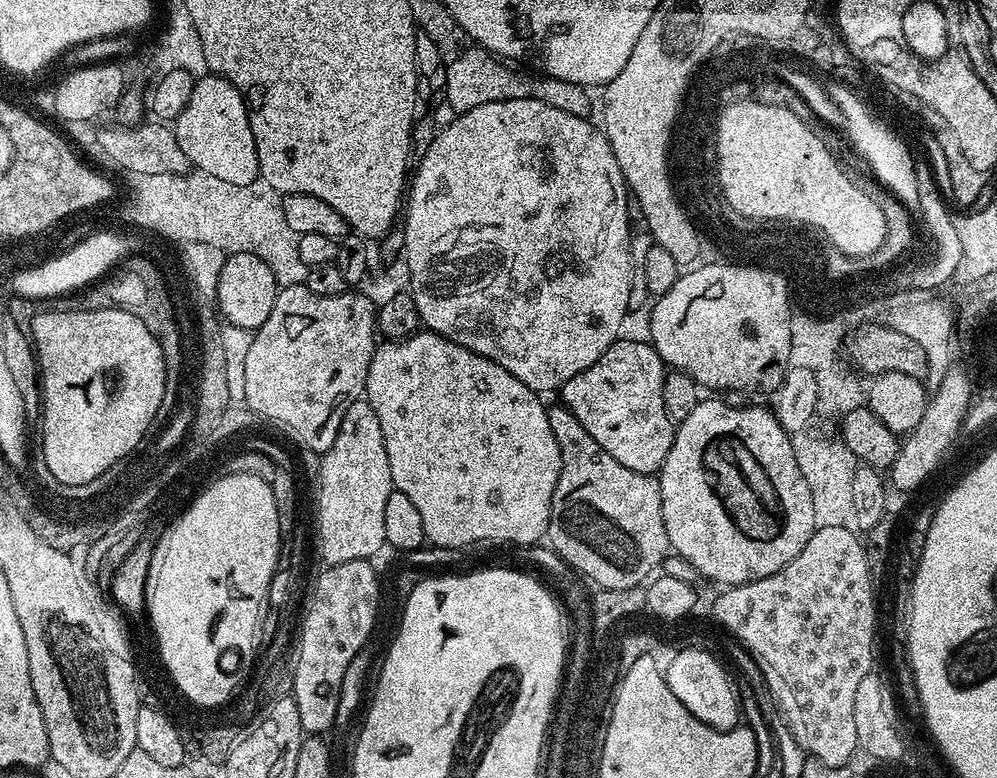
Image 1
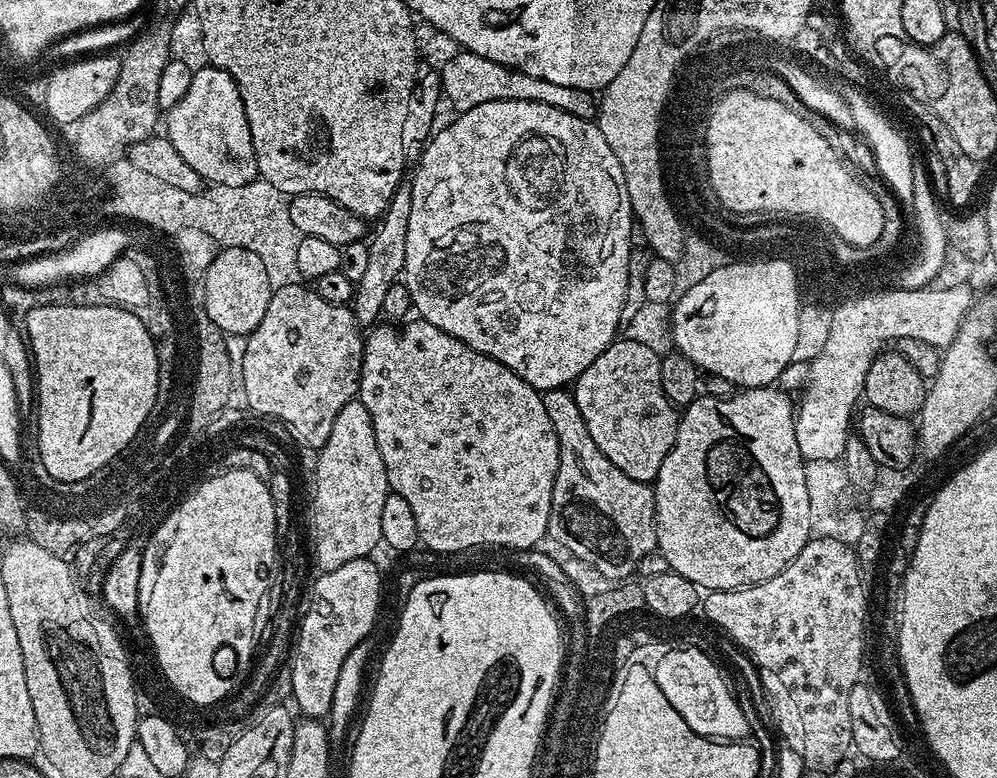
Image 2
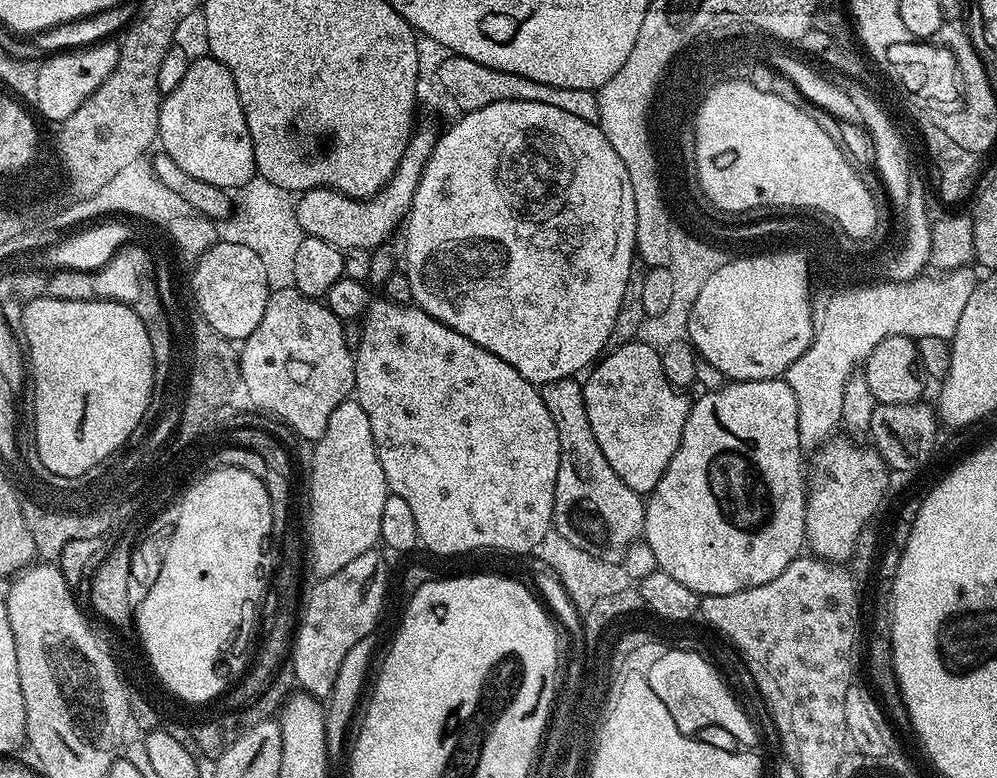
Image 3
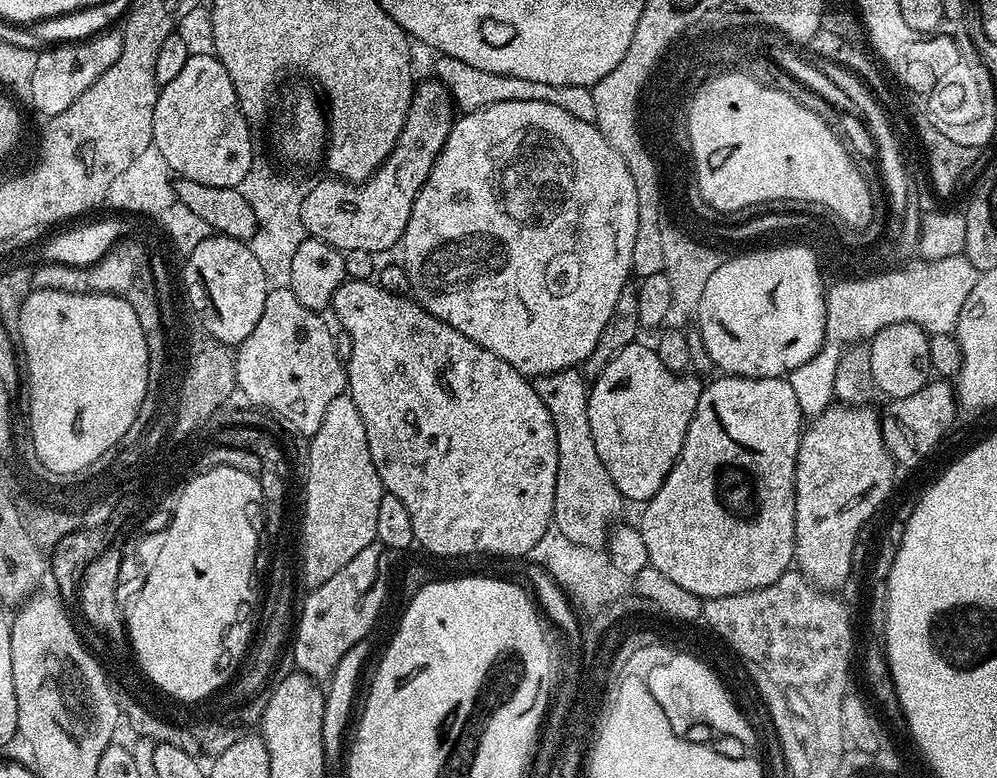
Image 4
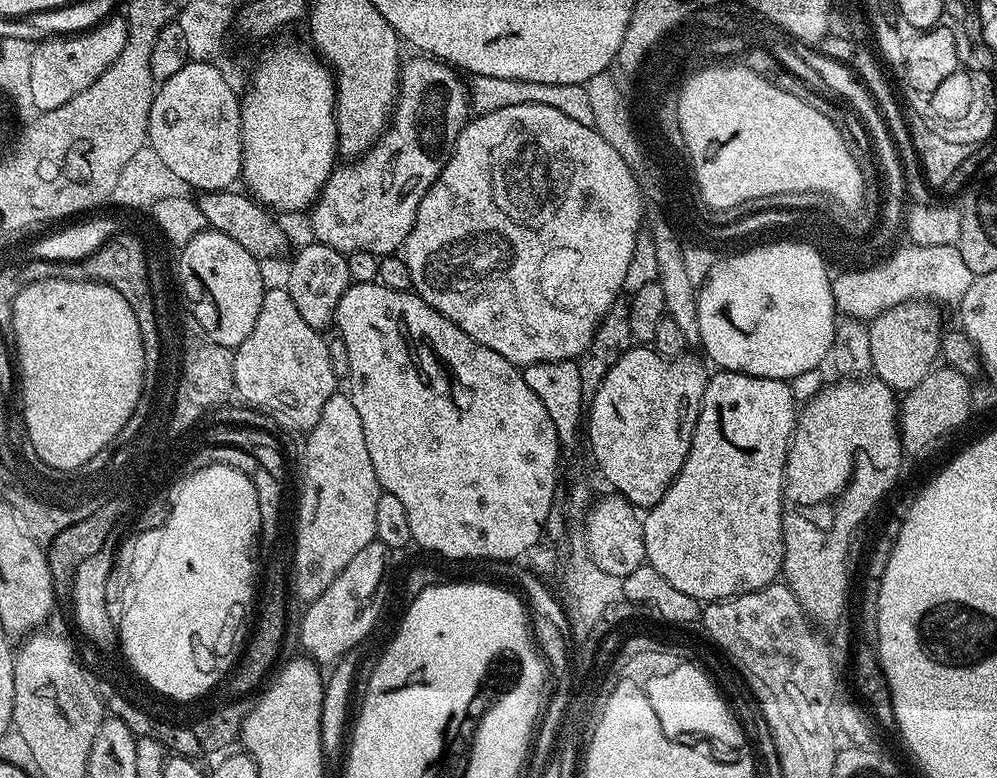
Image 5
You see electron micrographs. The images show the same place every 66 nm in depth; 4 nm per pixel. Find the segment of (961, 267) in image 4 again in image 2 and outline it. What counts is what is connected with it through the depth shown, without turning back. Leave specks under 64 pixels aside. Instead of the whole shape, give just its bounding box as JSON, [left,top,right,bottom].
[791,287,974,461]

